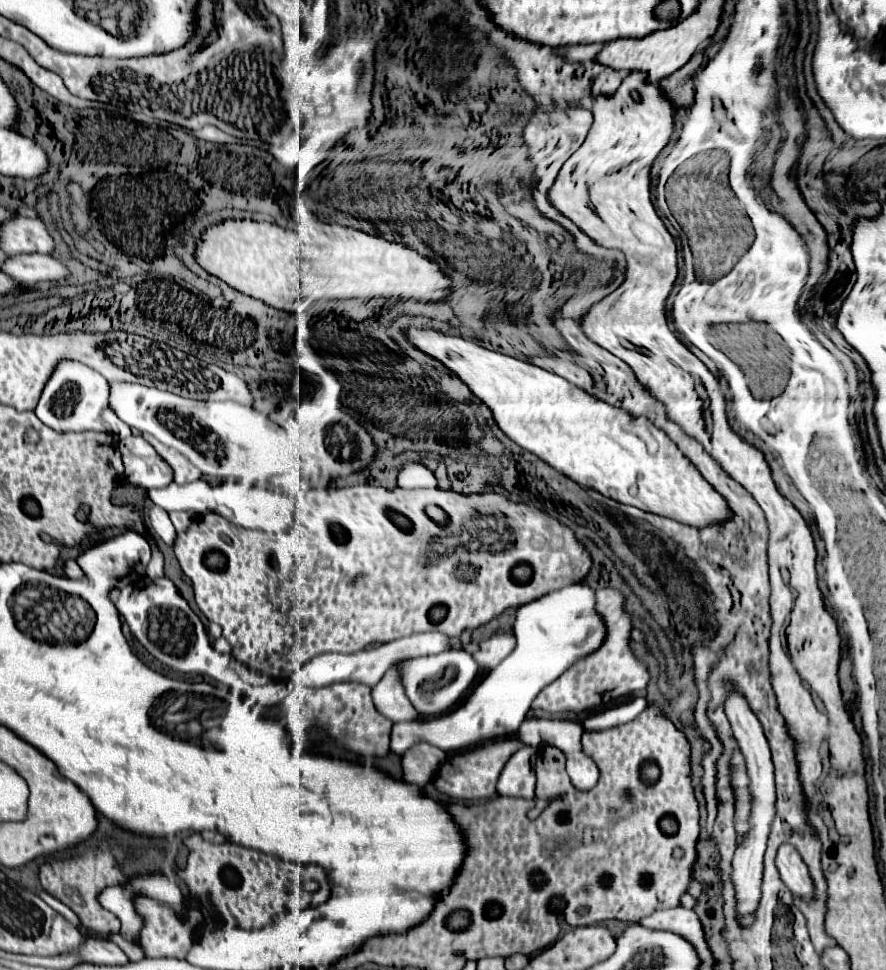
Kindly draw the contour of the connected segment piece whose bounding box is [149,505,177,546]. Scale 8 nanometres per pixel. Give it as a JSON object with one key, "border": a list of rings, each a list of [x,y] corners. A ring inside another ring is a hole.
{"border":[[[154,505],[153,508],[151,508],[151,512],[149,512],[149,520],[151,520],[153,530],[161,536],[161,540],[163,540],[167,546],[173,546],[173,542],[175,542],[175,538],[177,538],[177,532],[175,532],[173,522],[169,520],[169,514]]]}

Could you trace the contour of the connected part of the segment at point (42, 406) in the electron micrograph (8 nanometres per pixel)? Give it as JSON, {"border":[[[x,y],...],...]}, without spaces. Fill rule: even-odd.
{"border":[[[61,360],[55,366],[55,372],[49,376],[41,392],[35,414],[45,426],[59,432],[65,432],[65,430],[111,432],[116,442],[132,434],[130,427],[125,422],[121,422],[117,414],[109,408],[109,382],[93,368],[75,360]]]}

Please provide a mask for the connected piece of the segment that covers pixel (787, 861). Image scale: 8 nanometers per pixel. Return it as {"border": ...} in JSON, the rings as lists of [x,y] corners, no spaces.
{"border":[[[783,844],[779,848],[775,864],[781,874],[781,880],[793,894],[801,896],[803,900],[815,900],[815,884],[811,880],[809,868],[791,844]]]}

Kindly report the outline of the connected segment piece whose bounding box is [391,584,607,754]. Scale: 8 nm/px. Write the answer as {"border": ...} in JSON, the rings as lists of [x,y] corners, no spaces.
{"border":[[[585,584],[565,586],[521,606],[515,620],[515,650],[479,682],[467,702],[453,714],[445,714],[427,722],[395,724],[391,732],[391,750],[403,754],[415,742],[423,740],[445,752],[453,752],[485,740],[505,738],[515,732],[525,720],[531,702],[547,684],[555,682],[571,666],[603,646],[607,628],[595,606],[595,590]]]}

